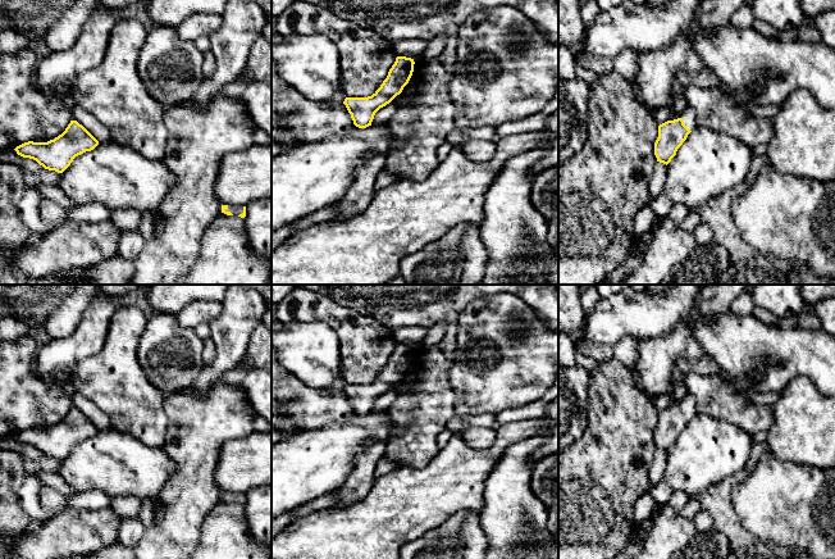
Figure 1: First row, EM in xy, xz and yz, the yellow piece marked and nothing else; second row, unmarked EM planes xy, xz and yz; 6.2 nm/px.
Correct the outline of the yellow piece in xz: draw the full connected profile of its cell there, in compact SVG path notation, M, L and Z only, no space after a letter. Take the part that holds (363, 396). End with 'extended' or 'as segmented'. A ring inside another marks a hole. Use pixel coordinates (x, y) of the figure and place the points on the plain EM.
M397 344L380 374L368 385L346 385L346 392L353 412L359 415L371 413L375 400L389 391L409 371L414 359L414 346Z; as segmented

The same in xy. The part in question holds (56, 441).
M70 408L65 418L47 430L28 428L14 437L23 445L36 447L45 456L63 460L73 446L93 437L99 428L77 408Z; as segmented

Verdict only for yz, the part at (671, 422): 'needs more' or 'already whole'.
needs more

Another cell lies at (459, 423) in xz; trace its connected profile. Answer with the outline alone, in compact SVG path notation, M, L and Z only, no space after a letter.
M455 414L448 422L447 428L453 433L461 433L469 428L492 428L496 421L496 415L493 414Z

